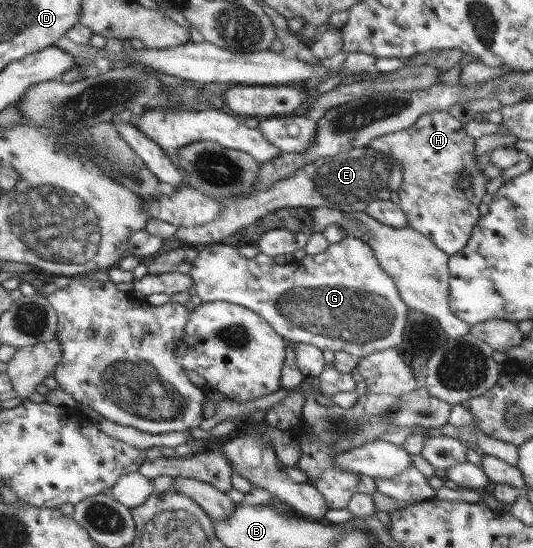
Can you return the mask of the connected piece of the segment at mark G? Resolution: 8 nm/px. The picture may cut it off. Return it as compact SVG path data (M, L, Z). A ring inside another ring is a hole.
M348 235L338 243L330 244L322 253L306 254L300 260L289 258L282 264L273 265L260 264L256 258L246 258L236 245L216 243L202 247L193 263L191 274L196 280L197 295L203 303L224 301L253 309L286 341L307 343L322 350L346 351L359 359L383 349L396 348L404 340L409 309L401 301L393 279L380 267L374 251L360 238ZM274 311L280 311L278 319L288 319L292 323L280 323L274 319Z

